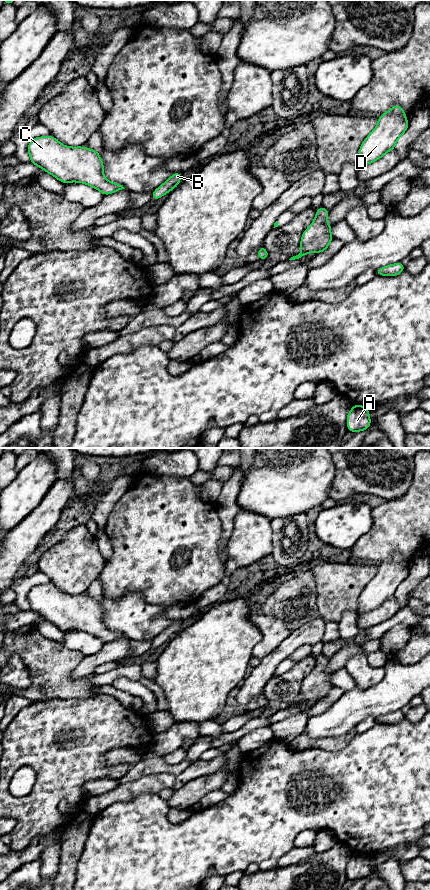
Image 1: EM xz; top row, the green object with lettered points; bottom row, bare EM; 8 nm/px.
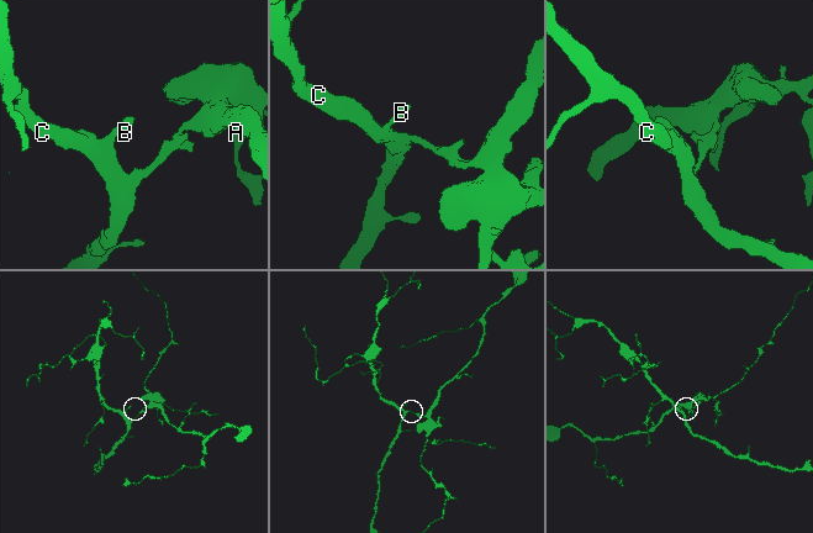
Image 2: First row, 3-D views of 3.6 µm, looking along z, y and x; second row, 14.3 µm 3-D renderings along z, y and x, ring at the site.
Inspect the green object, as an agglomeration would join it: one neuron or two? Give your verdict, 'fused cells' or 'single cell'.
fused cells

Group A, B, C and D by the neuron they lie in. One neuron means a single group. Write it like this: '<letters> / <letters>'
A D / B C

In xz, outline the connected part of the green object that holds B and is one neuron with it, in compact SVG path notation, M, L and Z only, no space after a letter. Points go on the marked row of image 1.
M182 172L173 173L168 180L166 180L162 185L153 191L151 200L159 199L177 187L177 185L181 182L181 174Z

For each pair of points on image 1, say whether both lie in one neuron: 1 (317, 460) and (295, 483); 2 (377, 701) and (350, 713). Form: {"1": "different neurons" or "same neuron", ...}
{"1": "same neuron", "2": "same neuron"}

